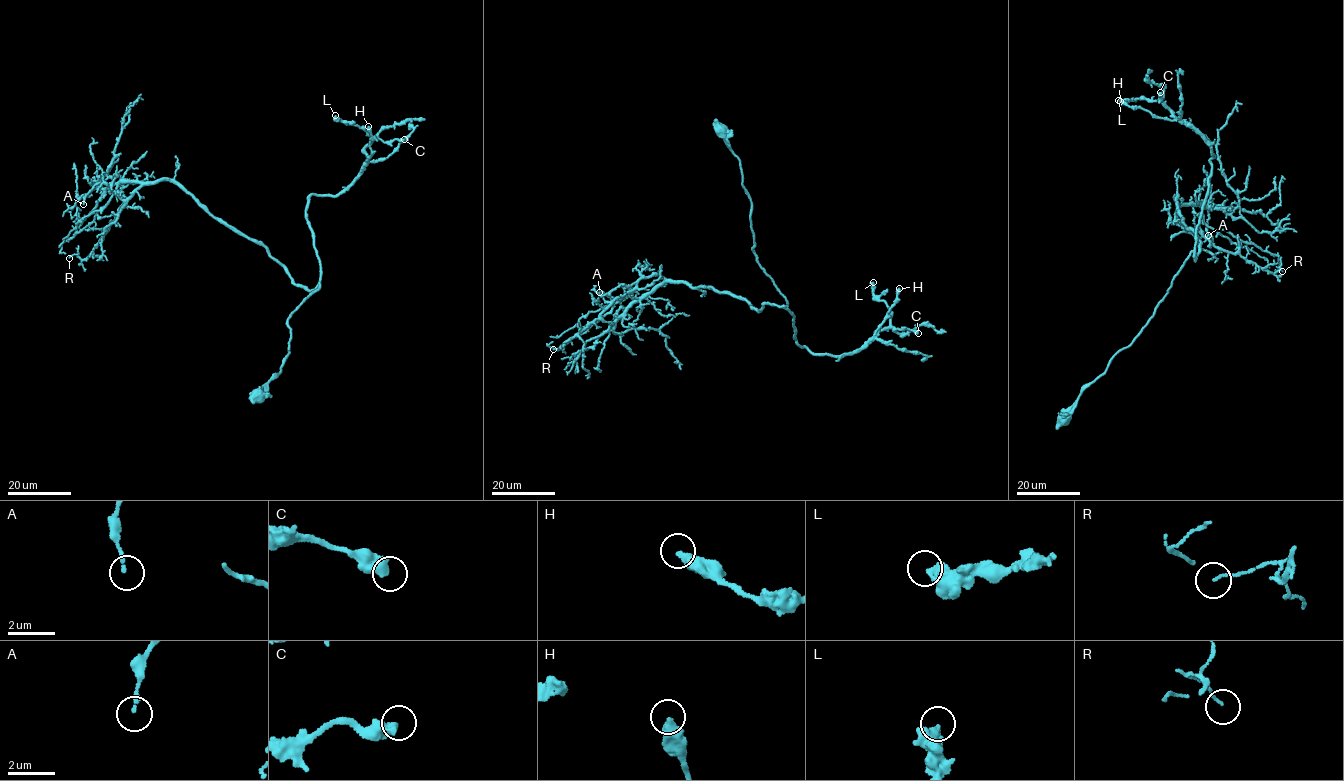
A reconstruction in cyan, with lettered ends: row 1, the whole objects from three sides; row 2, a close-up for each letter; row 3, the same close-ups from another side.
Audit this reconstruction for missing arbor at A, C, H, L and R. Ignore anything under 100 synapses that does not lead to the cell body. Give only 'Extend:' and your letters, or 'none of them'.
Extend: none of them

